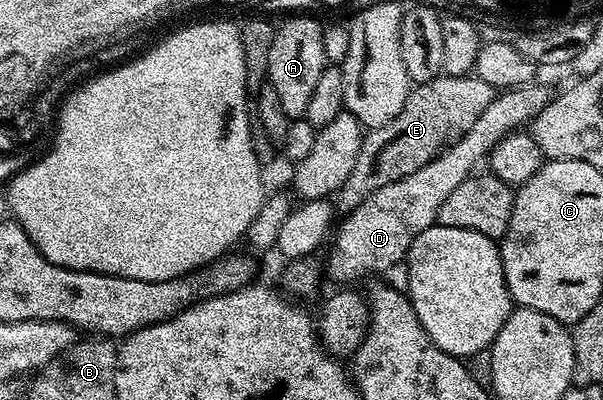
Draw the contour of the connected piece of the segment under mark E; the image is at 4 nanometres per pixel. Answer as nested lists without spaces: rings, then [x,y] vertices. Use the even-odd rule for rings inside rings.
[[[441,75],[424,85],[409,88],[402,111],[398,111],[390,123],[365,132],[354,168],[350,170],[346,183],[342,183],[340,190],[334,194],[335,212],[343,215],[354,211],[354,207],[374,195],[374,191],[406,179],[406,175],[414,175],[414,171],[426,167],[426,163],[434,160],[437,153],[449,144],[457,130],[471,127],[474,119],[478,119],[478,115],[490,107],[493,96],[492,85],[475,75]]]

